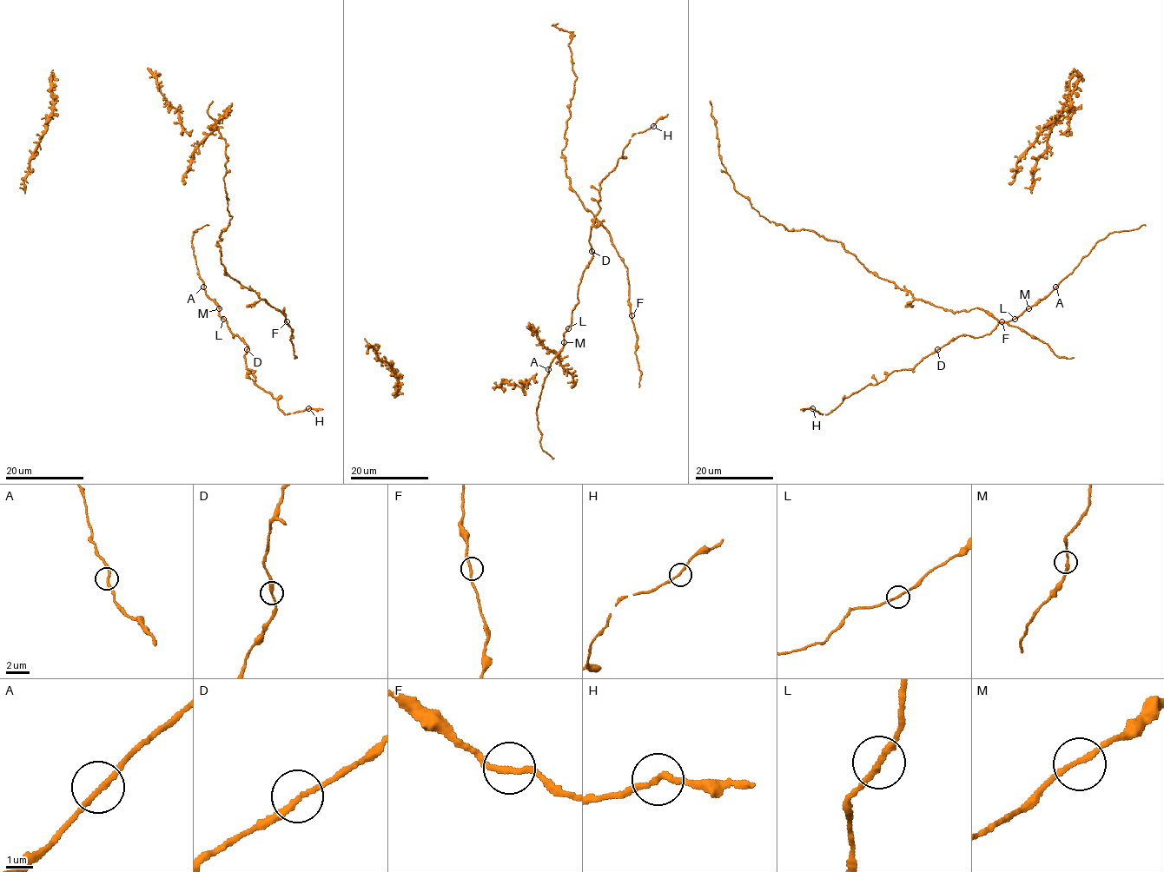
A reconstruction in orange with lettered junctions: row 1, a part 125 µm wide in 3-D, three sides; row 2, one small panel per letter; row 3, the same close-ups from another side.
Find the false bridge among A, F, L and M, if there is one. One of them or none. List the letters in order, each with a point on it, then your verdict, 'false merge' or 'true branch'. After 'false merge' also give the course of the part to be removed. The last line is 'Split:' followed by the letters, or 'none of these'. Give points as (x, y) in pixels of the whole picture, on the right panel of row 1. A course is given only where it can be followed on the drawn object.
A: place (1055, 287); true branch
F: place (1001, 321); true branch
L: place (1015, 319); true branch
M: place (1028, 308); true branch
Split: none of these

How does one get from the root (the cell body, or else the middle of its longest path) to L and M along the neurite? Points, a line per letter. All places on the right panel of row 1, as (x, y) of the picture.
L: (1055, 287), (1015, 319)
M: (1055, 287), (1028, 308)

